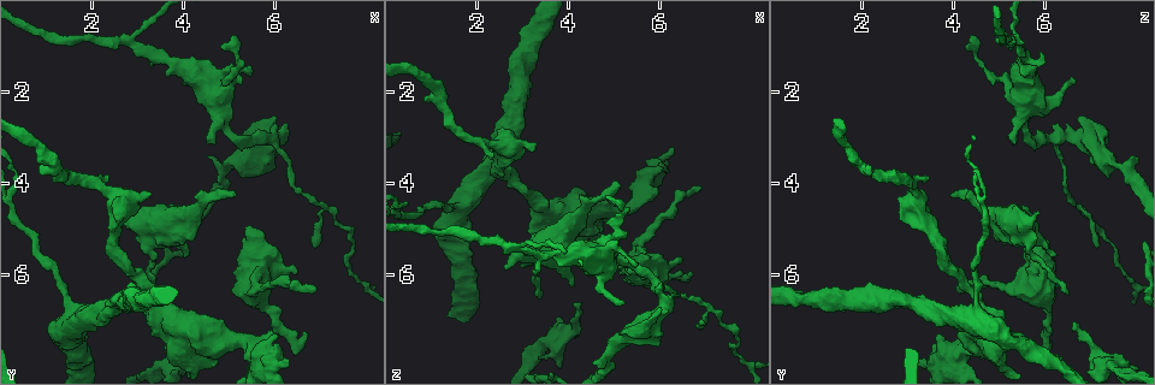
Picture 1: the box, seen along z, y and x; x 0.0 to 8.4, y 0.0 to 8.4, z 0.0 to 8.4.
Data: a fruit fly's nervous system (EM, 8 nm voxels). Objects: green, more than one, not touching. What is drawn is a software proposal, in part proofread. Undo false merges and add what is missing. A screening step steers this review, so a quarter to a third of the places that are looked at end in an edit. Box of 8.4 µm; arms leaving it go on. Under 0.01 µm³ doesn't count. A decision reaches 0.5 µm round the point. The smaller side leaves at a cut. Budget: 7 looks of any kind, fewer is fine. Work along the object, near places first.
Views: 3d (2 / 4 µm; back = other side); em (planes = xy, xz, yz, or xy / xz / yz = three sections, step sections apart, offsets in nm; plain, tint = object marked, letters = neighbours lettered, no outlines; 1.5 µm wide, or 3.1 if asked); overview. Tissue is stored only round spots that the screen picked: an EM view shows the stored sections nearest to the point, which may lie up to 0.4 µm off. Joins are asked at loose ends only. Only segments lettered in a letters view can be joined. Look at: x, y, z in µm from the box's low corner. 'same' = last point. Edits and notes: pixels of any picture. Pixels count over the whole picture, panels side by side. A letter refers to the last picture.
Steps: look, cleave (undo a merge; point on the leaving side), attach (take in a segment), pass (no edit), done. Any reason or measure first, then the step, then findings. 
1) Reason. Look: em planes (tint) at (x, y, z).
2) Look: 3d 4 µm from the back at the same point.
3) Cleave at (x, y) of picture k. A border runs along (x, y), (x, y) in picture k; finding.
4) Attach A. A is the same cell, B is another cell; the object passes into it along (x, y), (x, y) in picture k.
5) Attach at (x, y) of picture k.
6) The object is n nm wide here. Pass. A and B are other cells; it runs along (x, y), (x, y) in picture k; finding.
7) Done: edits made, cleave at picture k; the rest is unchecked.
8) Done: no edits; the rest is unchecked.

Free end. Look: em xz step 4 (tint) at (5.10, 4.25, 3.95).

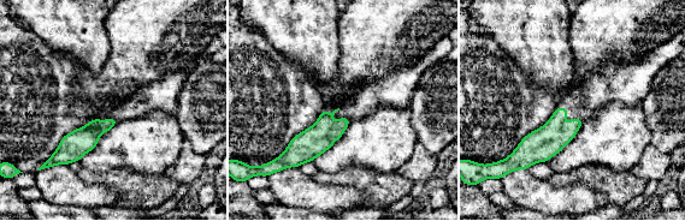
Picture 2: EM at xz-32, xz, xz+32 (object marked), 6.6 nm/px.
Cut it another way. Look: em planes (letters) at the same point.

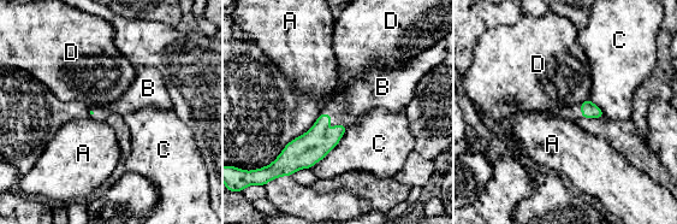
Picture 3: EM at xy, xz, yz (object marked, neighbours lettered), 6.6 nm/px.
Attach B. B is the same cell, A, C and D are other cells; it goes on there.

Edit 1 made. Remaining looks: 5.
Tapers out. Look: em yz step 8 (letters) at (6.85, 6.35, 4.15).

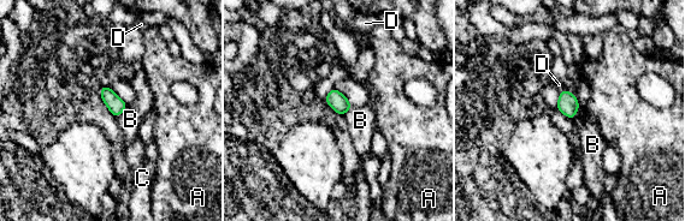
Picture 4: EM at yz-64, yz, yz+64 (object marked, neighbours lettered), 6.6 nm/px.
Look: em planes (letters) at the same point.

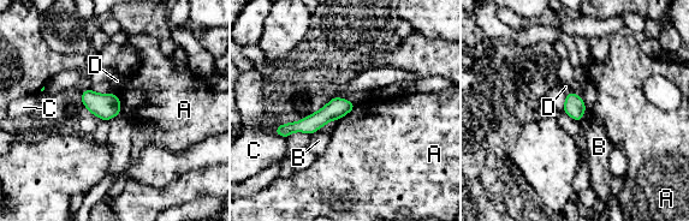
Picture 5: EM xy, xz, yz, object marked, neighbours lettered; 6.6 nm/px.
The object is 140 nm wide here. Pass. A, B, C and D are other cells; it runs along (350, 106), (279, 132) in picture 5; no lettered segment goes on from it.

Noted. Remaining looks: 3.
Stops while still wide. Look: em xy step 8 (letters) at (5.45, 4.95, 5.70).

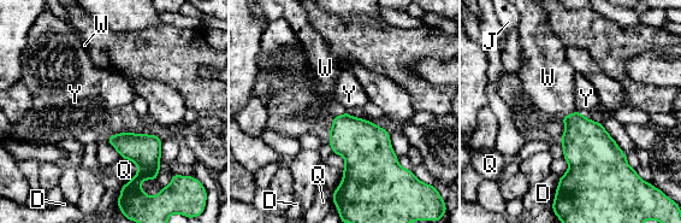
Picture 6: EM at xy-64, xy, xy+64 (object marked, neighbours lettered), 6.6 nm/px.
Cut it another way. Look: em planes (letters) at the same point.

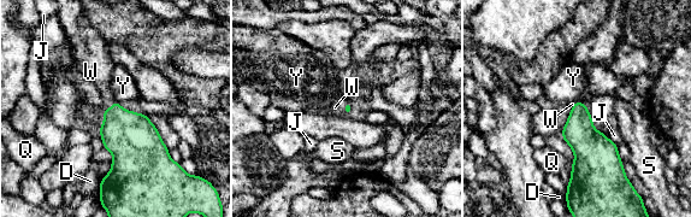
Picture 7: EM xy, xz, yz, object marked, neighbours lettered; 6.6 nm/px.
Attach W. W is the same cell, D, J, Q, S and Y are other cells; the object passes into it along (130, 136), (105, 109), (90, 75) in picture 7; the neuron continues.

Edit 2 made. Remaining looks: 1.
Done: edits made, attach at picture 3, attach at picture 7; the rest is unchecked.

